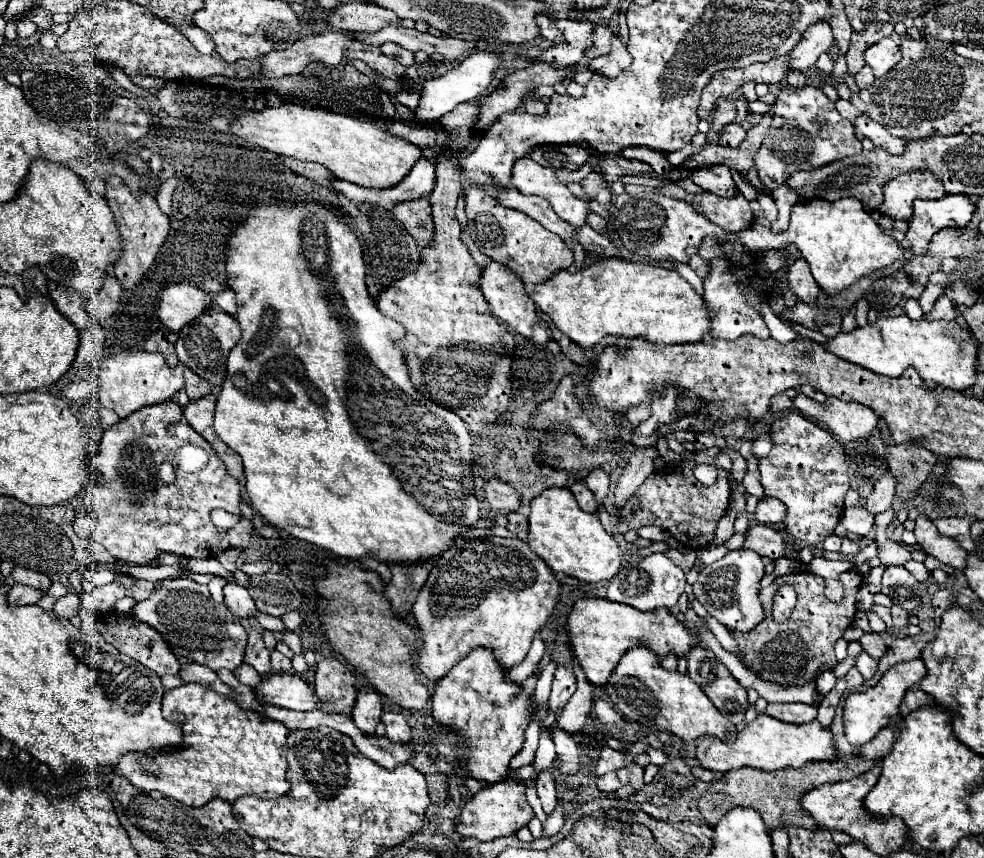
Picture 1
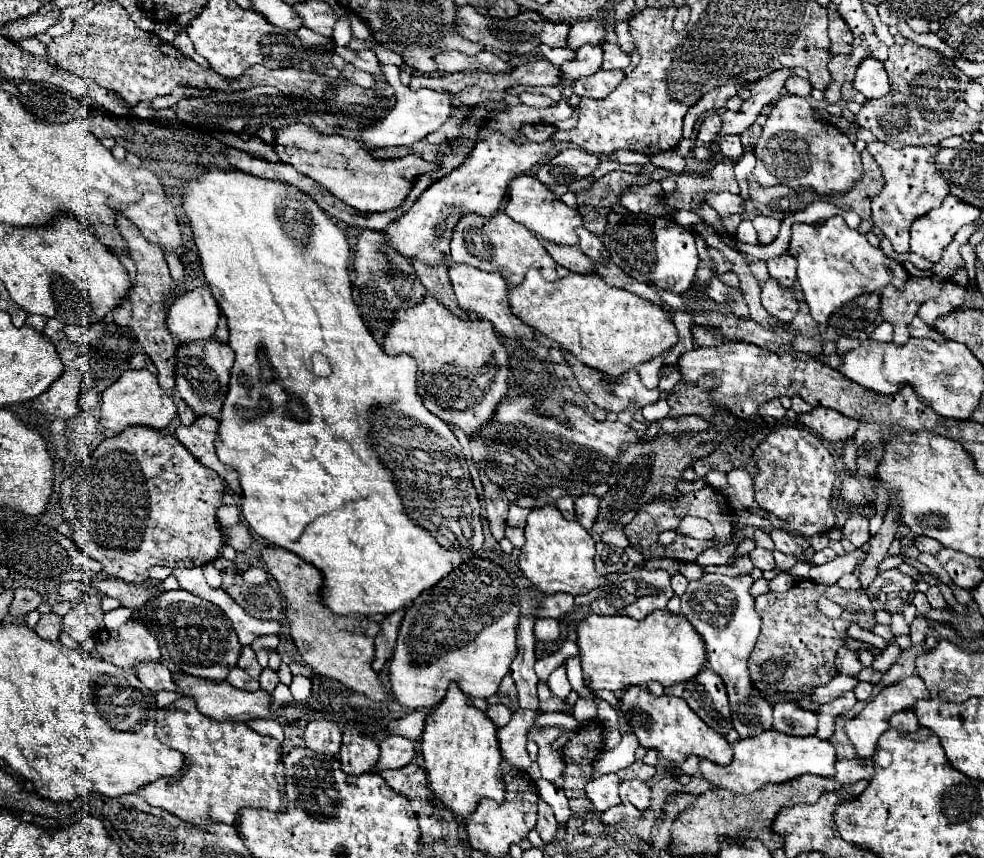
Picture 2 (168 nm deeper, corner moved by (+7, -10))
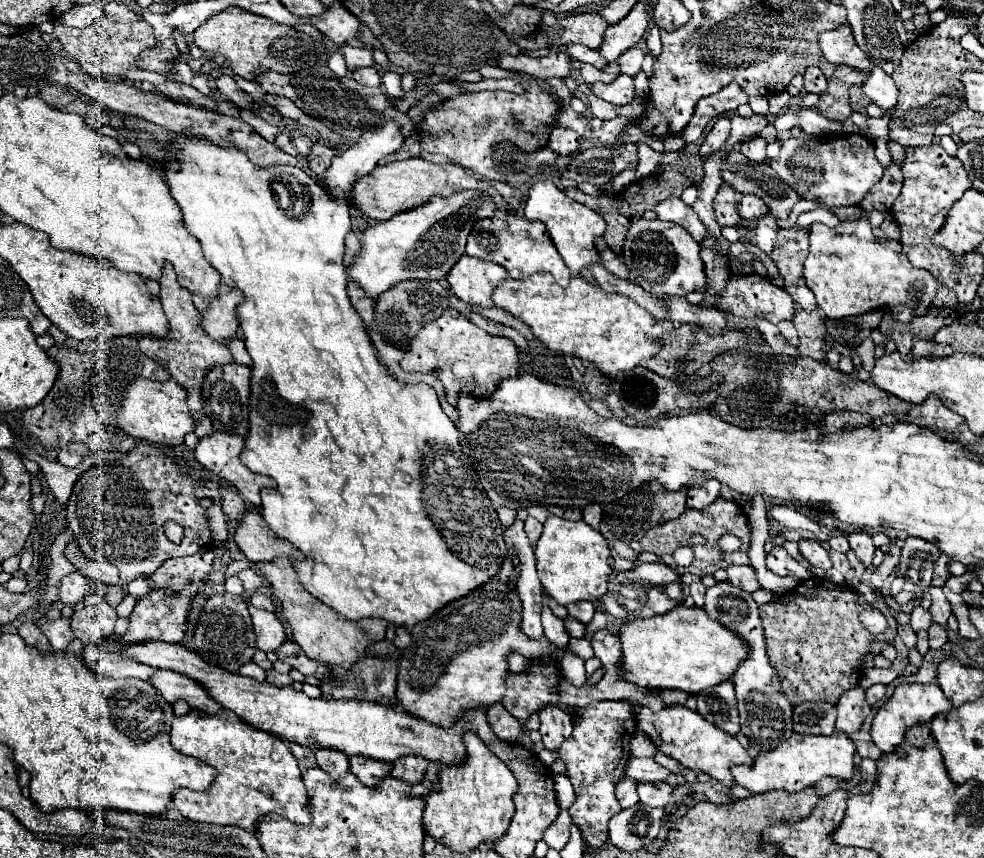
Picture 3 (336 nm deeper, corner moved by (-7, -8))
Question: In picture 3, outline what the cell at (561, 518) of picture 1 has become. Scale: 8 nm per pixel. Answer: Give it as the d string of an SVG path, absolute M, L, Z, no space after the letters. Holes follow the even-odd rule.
M549 516L543 524L543 534L537 540L535 556L537 556L537 572L541 578L541 586L547 594L561 606L571 602L597 602L607 594L607 578L613 572L609 564L609 546L607 540L589 524L569 522L559 516Z

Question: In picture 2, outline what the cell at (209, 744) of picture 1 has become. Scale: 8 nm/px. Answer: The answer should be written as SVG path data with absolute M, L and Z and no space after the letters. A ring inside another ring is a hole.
M185 696L155 712L155 733L163 744L183 753L187 774L177 780L159 778L145 784L137 794L151 806L159 806L197 826L207 822L233 824L241 808L286 810L288 801L279 740L257 734L245 722L217 722L205 718L193 698Z

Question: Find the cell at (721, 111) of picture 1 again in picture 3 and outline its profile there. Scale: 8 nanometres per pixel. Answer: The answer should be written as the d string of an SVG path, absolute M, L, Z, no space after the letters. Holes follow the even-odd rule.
M719 118L715 122L715 126L711 128L711 132L705 136L705 142L701 144L699 148L699 154L701 156L709 156L713 152L719 152L725 148L725 142L729 138L729 132L731 132L731 122L729 118Z

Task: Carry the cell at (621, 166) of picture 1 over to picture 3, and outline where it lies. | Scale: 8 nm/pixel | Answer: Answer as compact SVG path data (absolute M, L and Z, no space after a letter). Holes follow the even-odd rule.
M667 198L661 204L657 204L655 208L659 220L669 220L679 224L681 228L685 228L699 244L703 244L703 238L709 236L705 224L699 220L699 216L695 216L695 212L691 212L691 206L687 206L681 198Z

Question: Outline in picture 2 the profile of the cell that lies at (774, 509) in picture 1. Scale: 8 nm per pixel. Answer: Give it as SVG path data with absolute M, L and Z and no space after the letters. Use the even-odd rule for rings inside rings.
M773 528L773 530L771 530L771 538L773 538L777 550L781 550L781 552L785 552L785 554L793 554L793 556L797 556L799 560L805 562L805 552L803 552L803 548L797 544L797 540L795 540L789 532L785 532L783 528Z

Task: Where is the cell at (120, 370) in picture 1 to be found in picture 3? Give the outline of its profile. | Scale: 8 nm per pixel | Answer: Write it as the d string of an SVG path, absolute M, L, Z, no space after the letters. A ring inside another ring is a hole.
M139 378L137 382L133 382L123 400L123 408L119 412L119 424L133 438L171 446L183 444L185 434L195 430L195 422L187 408L187 390L175 380L167 380L165 384L161 384L147 378Z

